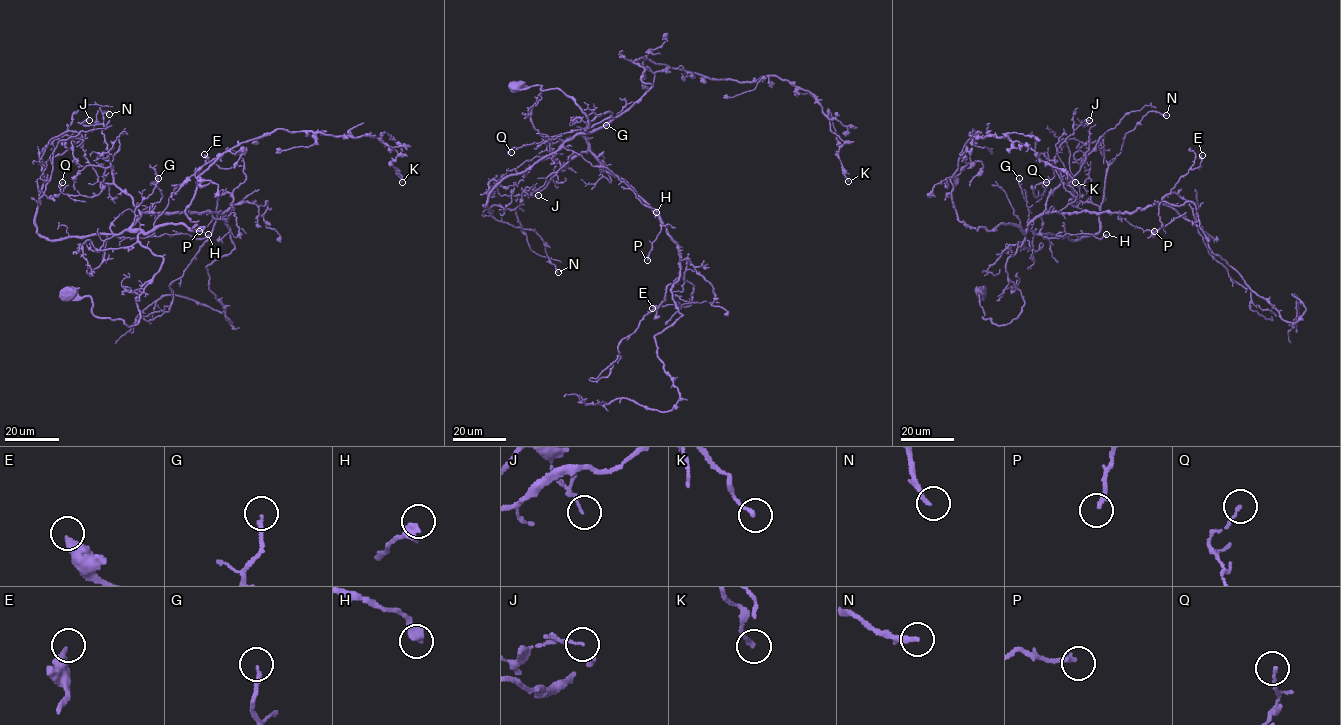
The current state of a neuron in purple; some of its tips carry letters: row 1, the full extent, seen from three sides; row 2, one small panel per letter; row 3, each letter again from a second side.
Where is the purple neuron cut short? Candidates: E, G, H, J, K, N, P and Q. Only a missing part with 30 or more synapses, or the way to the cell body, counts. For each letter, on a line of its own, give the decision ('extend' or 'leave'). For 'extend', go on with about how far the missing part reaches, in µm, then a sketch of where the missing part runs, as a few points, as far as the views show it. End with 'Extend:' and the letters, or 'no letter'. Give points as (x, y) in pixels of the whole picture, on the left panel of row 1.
E: leave
G: leave
H: leave
J: leave
K: leave
N: leave
P: leave
Q: leave
Extend: no letter

